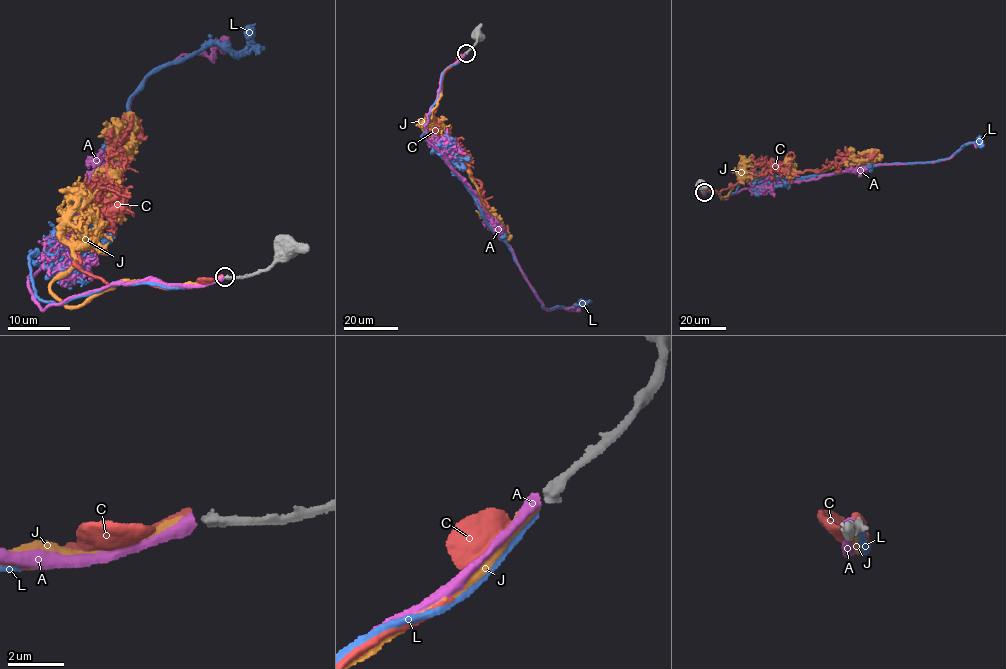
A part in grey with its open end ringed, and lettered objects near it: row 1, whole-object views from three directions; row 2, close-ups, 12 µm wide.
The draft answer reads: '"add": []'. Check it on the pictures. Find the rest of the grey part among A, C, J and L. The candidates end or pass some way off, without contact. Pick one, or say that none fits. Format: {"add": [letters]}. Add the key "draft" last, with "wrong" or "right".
{"add": ["C"], "draft": "wrong"}

